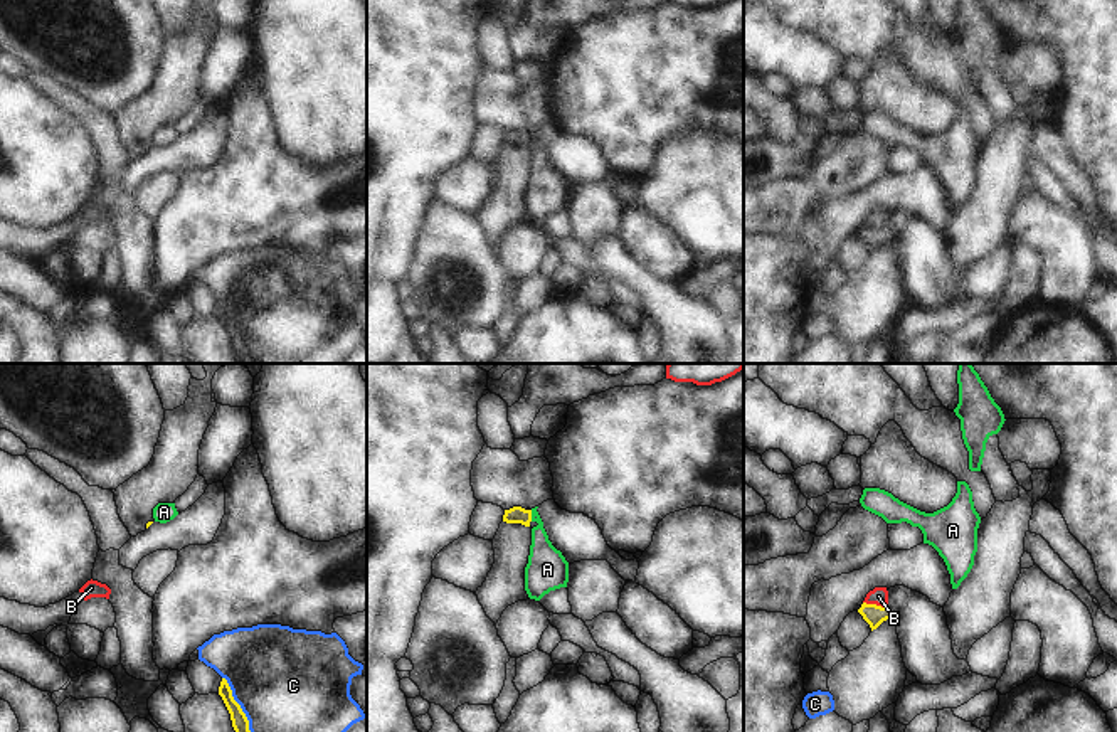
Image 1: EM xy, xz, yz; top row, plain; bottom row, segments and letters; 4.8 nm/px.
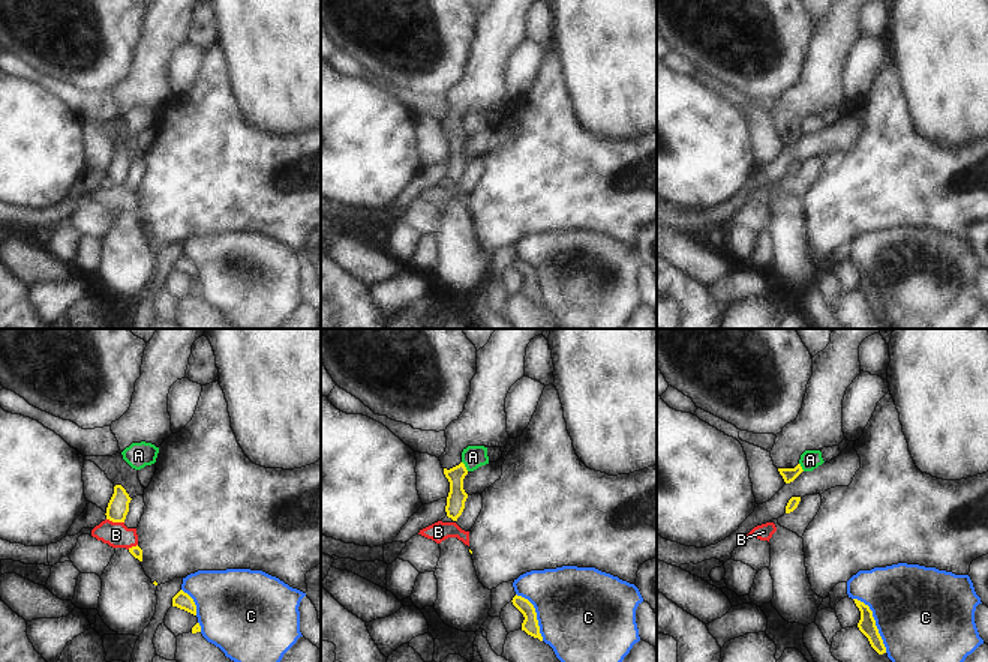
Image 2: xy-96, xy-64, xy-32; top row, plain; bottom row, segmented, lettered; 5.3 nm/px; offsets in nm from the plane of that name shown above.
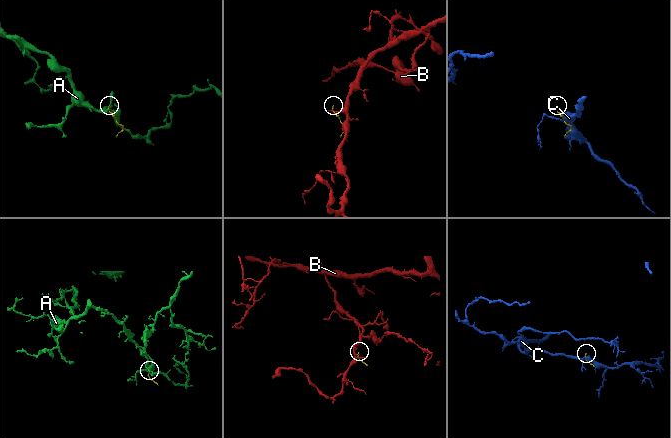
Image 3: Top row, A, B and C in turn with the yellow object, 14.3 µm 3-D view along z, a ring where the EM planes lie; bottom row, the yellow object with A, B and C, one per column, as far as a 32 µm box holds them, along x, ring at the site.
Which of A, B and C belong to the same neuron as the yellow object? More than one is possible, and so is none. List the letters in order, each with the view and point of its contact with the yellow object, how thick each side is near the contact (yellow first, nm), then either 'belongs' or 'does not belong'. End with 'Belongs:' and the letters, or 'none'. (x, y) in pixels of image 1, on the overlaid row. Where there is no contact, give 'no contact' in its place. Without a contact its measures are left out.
A: xz (530, 515) | 80/180 nm | does not belong
B: yz (875, 604) | 100/90 nm | does not belong
C: xy (238, 704) | 80/480 nm | does not belong
Belongs: none

